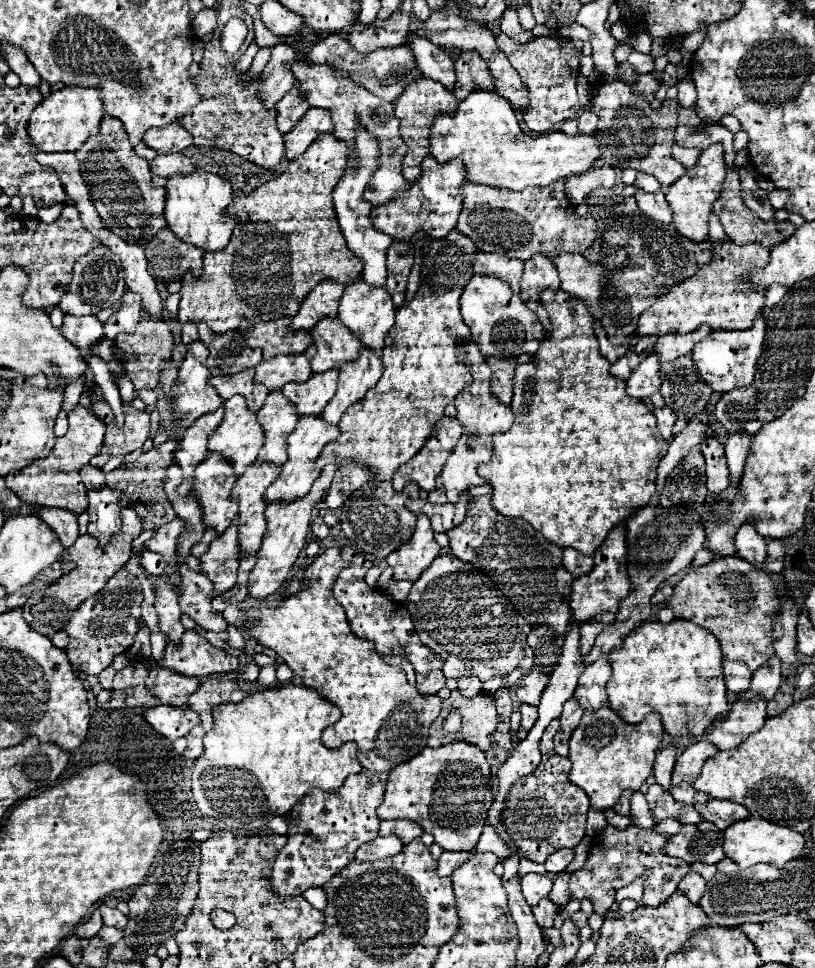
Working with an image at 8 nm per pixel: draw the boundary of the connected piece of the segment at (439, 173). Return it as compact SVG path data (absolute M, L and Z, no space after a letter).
M429 154L421 164L421 176L415 182L411 182L409 188L405 192L401 192L401 196L371 208L371 222L377 230L381 230L383 234L389 234L393 240L409 240L409 238L413 238L415 232L425 232L431 238L445 238L447 232L455 228L457 216L463 208L463 200L461 200L461 192L459 192L463 182L465 182L465 168L463 168L463 162L459 158L449 160L445 164L439 164L435 160L435 156Z

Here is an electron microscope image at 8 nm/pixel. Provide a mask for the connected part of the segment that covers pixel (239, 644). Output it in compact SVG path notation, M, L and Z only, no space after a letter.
M229 625L226 629L226 632L228 633L228 645L231 648L234 649L244 649L246 648L246 642L241 635L241 632L239 629L237 629L233 625Z

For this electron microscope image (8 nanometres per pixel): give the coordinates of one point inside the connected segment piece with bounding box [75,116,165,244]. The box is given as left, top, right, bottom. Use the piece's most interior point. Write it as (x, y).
(119, 181)

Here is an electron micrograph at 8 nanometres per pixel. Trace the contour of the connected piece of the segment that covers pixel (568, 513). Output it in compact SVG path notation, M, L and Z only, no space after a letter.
M561 288L559 290L547 290L547 292L543 292L541 304L545 306L553 328L549 332L545 332L545 338L539 342L539 350L535 352L535 356L529 362L525 362L519 368L515 368L513 402L511 402L511 412L515 414L515 422L513 422L513 426L507 432L497 432L493 436L493 456L491 456L491 462L481 464L477 468L477 472L479 472L479 476L483 476L493 486L491 502L493 502L493 506L503 516L519 516L519 518L527 520L535 530L539 530L547 540L551 540L551 542L555 542L559 546L575 548L575 550L583 552L585 556L593 556L593 552L601 546L601 542L605 540L605 536L609 534L609 530L613 526L617 526L619 522L623 522L637 508L649 504L649 500L655 494L655 470L657 470L659 460L667 452L669 444L659 436L659 432L655 428L655 416L647 410L647 406L641 400L635 400L635 398L627 396L627 392L625 392L625 380L611 376L611 372L609 372L611 364L599 352L599 340L597 340L595 330L593 330L593 316L589 314L587 306L579 298L563 292Z

